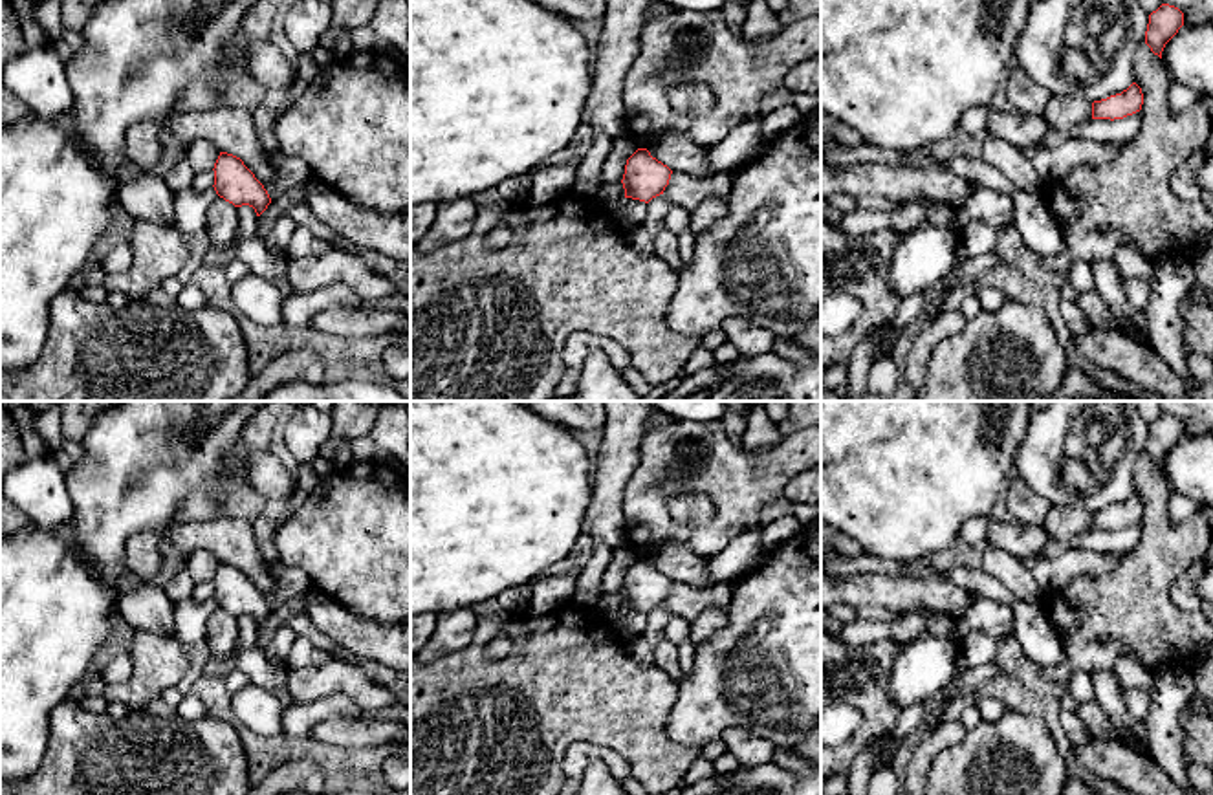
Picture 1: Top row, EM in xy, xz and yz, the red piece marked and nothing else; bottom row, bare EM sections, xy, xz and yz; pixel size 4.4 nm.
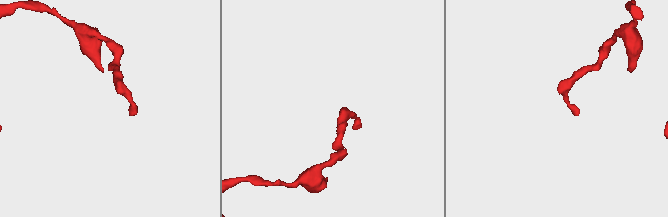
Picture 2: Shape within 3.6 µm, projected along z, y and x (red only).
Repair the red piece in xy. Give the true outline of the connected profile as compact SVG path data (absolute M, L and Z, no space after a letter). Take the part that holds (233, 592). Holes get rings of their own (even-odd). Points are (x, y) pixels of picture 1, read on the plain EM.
M220 562L214 573L214 601L235 617L249 615L260 626L271 608L244 572L233 564Z

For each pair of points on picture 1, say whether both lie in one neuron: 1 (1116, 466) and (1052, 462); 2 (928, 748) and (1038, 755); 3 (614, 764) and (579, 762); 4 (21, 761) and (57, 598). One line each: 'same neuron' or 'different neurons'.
1: same neuron
2: different neurons
3: same neuron
4: same neuron

